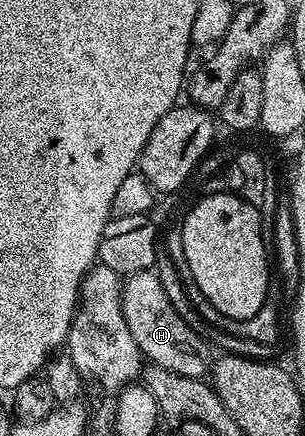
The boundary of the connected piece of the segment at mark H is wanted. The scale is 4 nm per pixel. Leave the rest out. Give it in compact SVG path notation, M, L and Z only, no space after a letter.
M154 270L133 272L126 276L122 280L119 296L121 309L125 313L125 325L129 325L129 333L133 333L133 341L137 341L140 356L147 363L161 365L161 369L169 369L169 373L181 373L181 377L203 379L208 374L209 358L203 352L204 341L181 321Z

